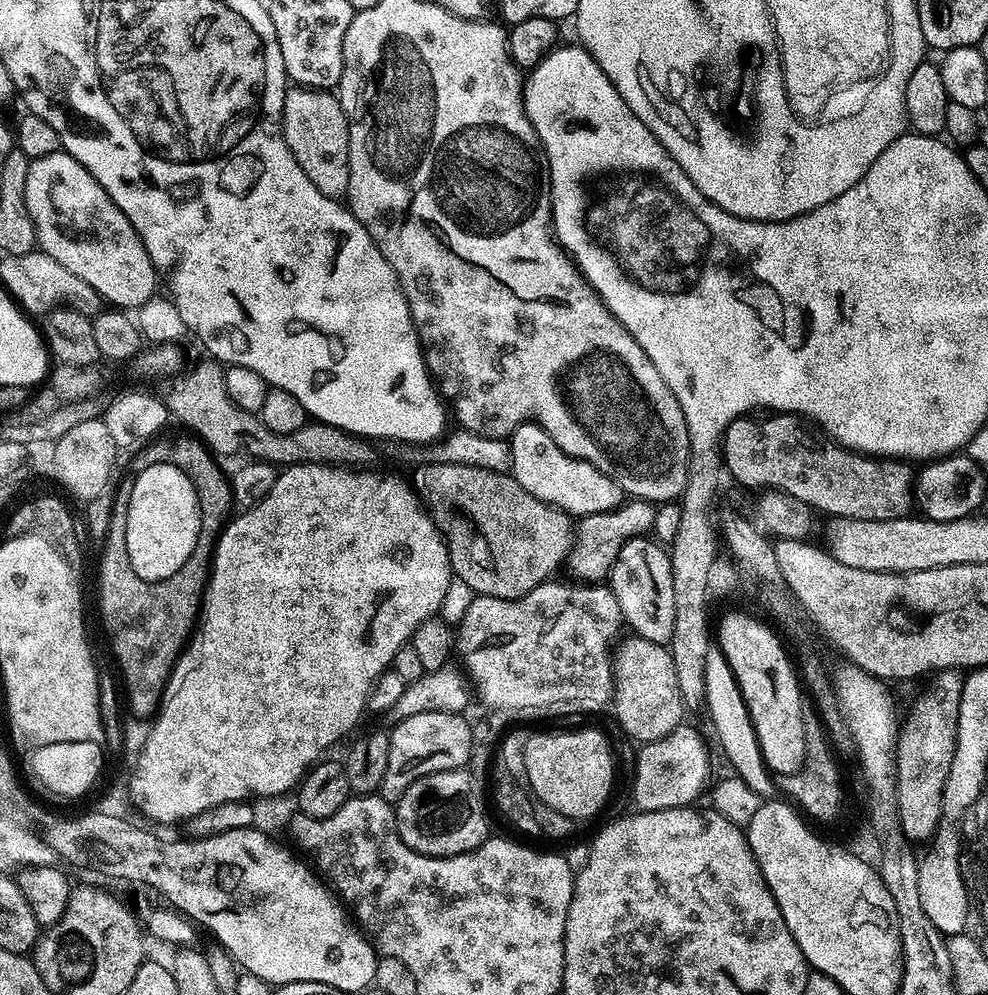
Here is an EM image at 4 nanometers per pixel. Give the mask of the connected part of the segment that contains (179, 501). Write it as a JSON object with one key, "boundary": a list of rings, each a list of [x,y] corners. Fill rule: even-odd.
{"boundary":[[[149,464],[141,467],[136,481],[131,481],[129,513],[126,514],[126,550],[134,574],[143,580],[165,580],[184,570],[186,558],[196,549],[200,533],[200,507],[194,486],[176,464]]]}

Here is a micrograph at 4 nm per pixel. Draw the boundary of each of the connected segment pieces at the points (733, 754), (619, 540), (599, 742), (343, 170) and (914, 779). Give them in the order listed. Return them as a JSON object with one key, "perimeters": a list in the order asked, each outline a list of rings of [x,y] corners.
{"perimeters":[[[[709,646],[706,650],[706,694],[704,704],[708,708],[708,716],[716,727],[716,736],[732,763],[731,771],[750,786],[762,798],[772,798],[777,795],[778,784],[773,773],[764,767],[764,759],[758,746],[756,731],[752,725],[750,714],[746,710],[746,702],[740,693],[738,682],[718,646]]],[[[639,498],[625,499],[616,508],[598,514],[579,517],[574,528],[574,541],[570,553],[570,568],[577,572],[584,582],[600,582],[611,573],[618,558],[618,550],[634,536],[644,536],[652,532],[657,505],[651,500]]],[[[580,728],[577,732],[533,731],[524,747],[524,765],[526,778],[530,778],[530,786],[537,800],[558,810],[560,814],[568,815],[575,822],[598,815],[600,807],[612,792],[612,748],[596,728]]],[[[292,86],[284,93],[284,123],[282,131],[286,146],[298,158],[298,166],[322,190],[333,198],[344,198],[350,186],[350,138],[348,119],[343,103],[328,90],[309,90]]],[[[955,673],[941,675],[938,685],[914,706],[908,725],[903,725],[896,747],[896,797],[903,833],[911,843],[931,841],[941,818],[941,800],[957,744],[961,679]]]]}

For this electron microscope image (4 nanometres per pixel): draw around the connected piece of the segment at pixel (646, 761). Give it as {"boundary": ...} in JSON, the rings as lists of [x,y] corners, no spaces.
{"boundary":[[[675,728],[657,740],[647,741],[636,756],[636,777],[632,780],[632,800],[641,812],[689,807],[709,783],[708,750],[692,728]]]}

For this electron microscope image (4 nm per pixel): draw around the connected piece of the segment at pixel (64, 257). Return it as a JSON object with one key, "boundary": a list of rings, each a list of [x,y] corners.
{"boundary":[[[61,150],[32,161],[26,174],[26,208],[36,227],[39,251],[66,266],[74,278],[82,278],[105,305],[135,310],[157,295],[158,273],[138,230],[69,152]]]}

